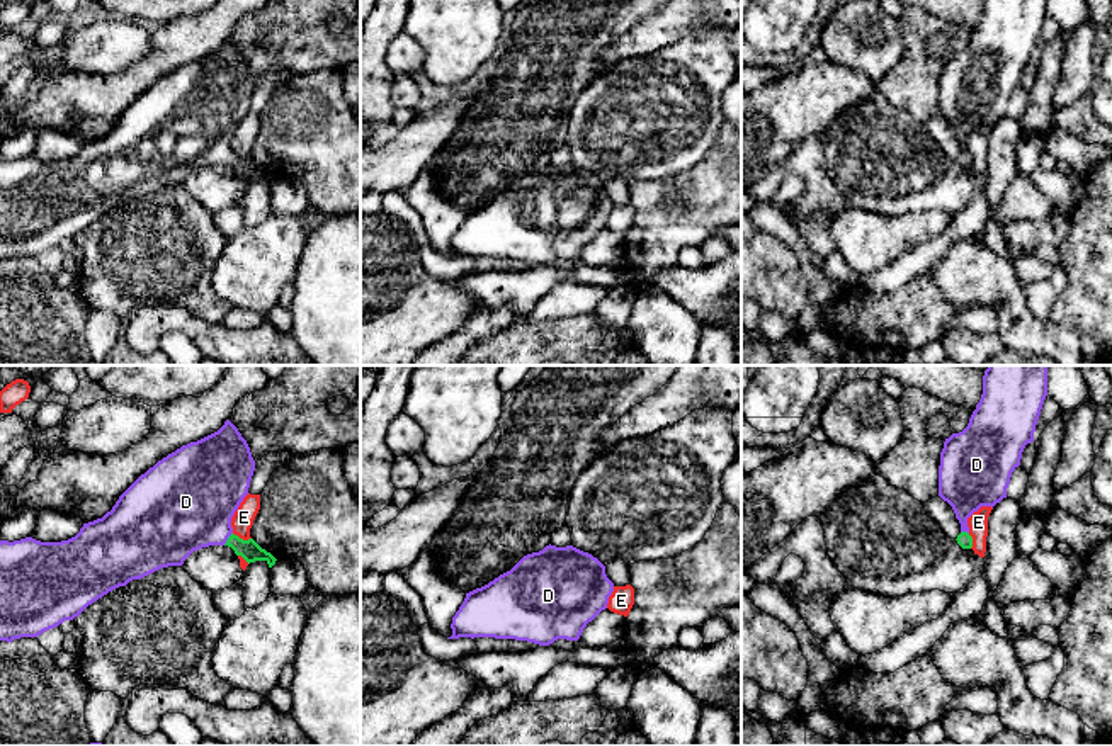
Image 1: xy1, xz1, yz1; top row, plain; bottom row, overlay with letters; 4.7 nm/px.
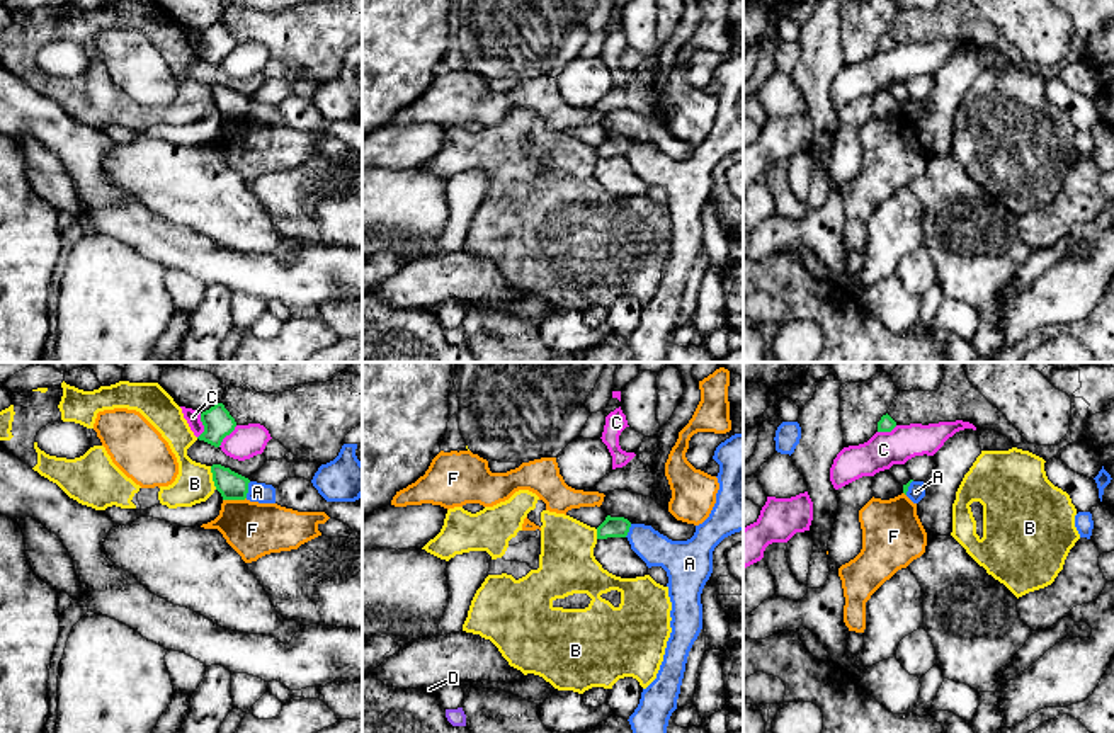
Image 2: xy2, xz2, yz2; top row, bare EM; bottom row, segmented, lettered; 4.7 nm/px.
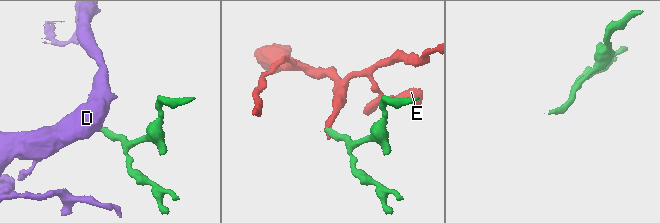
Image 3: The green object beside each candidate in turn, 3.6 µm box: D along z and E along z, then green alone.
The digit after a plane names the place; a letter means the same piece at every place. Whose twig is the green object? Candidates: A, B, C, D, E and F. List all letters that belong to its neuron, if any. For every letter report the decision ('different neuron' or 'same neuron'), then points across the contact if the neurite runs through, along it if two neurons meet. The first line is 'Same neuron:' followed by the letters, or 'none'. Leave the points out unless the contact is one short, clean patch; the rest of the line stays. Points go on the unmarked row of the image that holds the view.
Same neuron: D
A: different neuron | along xy2 (250, 101), (245, 116)
B: different neuron
C: different neuron | along xy2 (201, 33), (203, 51), (198, 56)
D: same neuron | across xy1 (250, 170), (228, 158), (189, 123)
E: different neuron | along xy1 (233, 152), (250, 158)
F: different neuron | along xy2 (245, 116), (223, 119)

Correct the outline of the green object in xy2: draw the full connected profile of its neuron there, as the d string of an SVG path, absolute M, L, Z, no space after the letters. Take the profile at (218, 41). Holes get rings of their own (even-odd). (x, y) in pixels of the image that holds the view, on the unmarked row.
M216 22L209 29L202 31L201 41L204 44L204 51L197 58L214 66L219 66L223 58L236 46L235 37L230 34L223 22Z

